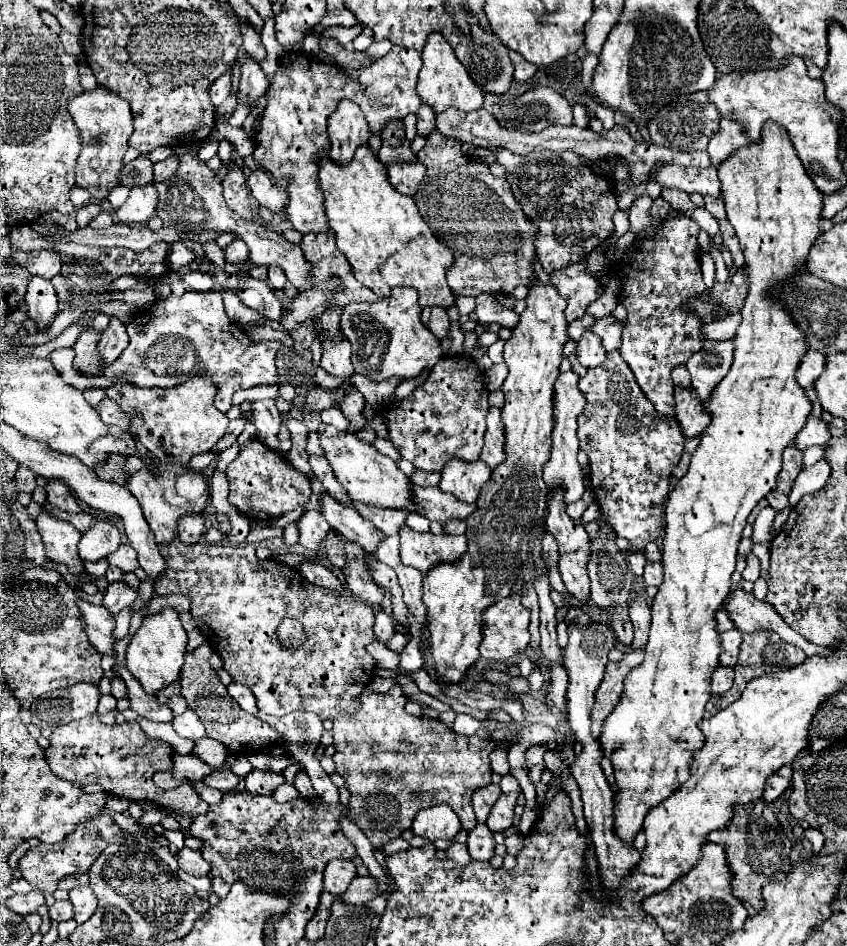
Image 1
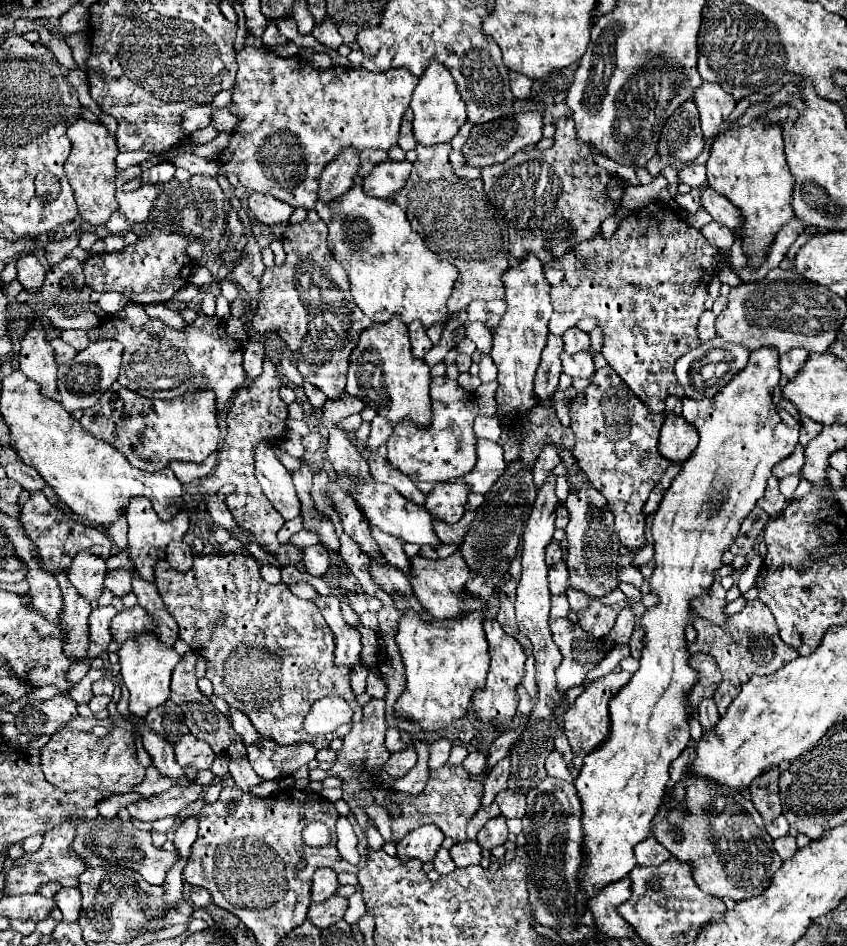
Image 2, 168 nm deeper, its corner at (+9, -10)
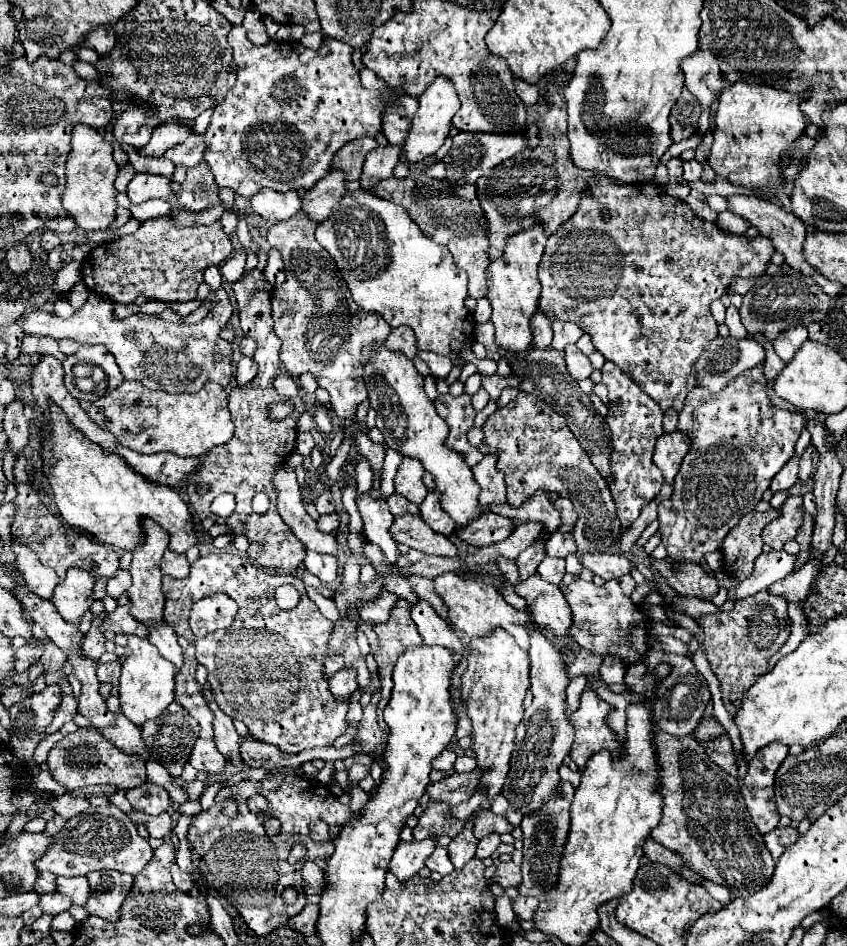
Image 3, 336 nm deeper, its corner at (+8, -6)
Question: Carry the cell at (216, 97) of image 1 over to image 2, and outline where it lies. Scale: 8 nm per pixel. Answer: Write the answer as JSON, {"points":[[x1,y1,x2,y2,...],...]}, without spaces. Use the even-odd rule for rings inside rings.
{"points":[[198,105,198,107,188,109,182,115,182,131,184,131,184,135,192,135,196,129,208,127,210,119,212,119,210,105]]}

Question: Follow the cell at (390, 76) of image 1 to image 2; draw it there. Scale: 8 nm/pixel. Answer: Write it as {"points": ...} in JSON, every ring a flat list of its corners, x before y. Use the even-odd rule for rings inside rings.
{"points":[[252,45,236,51,236,61,238,73,228,109,238,117,238,125,232,131,226,149,218,155,218,175,236,175,242,187,270,193,272,197,286,201,292,207,304,207,306,211,314,209,322,169,344,149,356,149,358,153,364,149,388,151,396,145,402,115,410,105,414,87,418,85,418,77,410,75,406,69,390,69,386,73,350,67,316,69,312,61,302,55,278,57,270,49]]}

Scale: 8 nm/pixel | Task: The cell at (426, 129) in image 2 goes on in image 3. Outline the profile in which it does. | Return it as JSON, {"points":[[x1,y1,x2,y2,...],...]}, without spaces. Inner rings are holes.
{"points":[[439,75,439,79,435,79,423,91,423,95,419,95,419,109,413,115,413,123,411,123,411,129,405,139,405,147,403,147,407,163,417,163,417,161,423,161,425,157,437,153,437,149,449,137,451,119,457,111,459,111,459,97,455,95,455,85,449,79,443,79,443,75]]}

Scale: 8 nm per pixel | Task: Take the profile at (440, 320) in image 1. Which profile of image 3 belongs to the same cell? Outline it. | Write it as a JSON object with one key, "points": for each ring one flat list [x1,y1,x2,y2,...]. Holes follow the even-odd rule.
{"points":[[401,325,401,327,397,327,397,329,391,329,391,333,389,333,389,337,387,337,387,347,391,349,391,351,401,351,401,353,405,353,409,359,413,359,413,357,417,357,417,347,415,347,415,333,413,333,413,329,411,327,405,327,405,325]]}

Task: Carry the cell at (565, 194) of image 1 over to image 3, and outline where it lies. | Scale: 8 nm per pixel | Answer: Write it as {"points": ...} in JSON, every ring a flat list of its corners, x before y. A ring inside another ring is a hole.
{"points":[[551,107,537,121,541,143,535,149,525,149,523,153,503,161,501,165,481,175,477,181,477,195,485,217,489,221,491,247,503,251,507,239,519,231,541,225,545,235,553,235,559,225,571,219,575,207,579,207,579,195,587,187,587,179,609,179,603,173,583,171,571,163,569,139,567,139,567,111,561,107]]}

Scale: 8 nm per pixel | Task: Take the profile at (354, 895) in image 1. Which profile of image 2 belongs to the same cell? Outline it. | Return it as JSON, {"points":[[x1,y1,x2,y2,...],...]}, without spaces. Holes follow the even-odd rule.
{"points":[[332,895,324,903,312,903,310,905,308,921,318,929,326,929,326,927,334,925,336,921,340,921,344,917,346,909,348,909,348,901,340,895]]}

